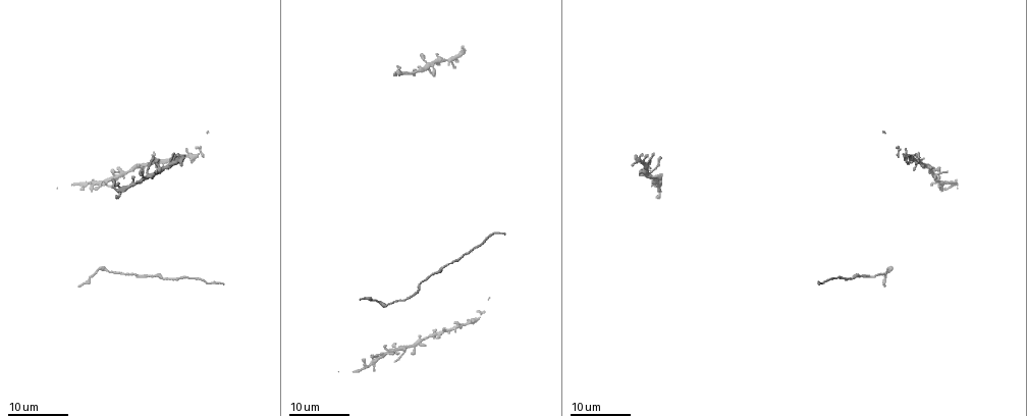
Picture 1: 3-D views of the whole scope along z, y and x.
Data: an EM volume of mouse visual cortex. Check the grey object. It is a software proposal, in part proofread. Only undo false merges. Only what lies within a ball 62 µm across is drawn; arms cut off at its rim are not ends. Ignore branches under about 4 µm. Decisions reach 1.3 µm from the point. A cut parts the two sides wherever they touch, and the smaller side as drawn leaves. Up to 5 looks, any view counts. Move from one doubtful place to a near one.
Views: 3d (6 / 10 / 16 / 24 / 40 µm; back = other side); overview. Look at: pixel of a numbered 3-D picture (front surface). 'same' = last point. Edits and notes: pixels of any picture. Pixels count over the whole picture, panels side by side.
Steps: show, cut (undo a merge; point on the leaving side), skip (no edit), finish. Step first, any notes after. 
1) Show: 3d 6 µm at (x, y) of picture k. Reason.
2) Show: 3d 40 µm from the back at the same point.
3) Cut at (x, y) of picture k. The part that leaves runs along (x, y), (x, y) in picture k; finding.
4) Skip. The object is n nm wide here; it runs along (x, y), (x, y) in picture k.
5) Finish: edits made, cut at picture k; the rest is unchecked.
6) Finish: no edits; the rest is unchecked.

Show: 3d 16 µm at (650, 176) of picture 1.

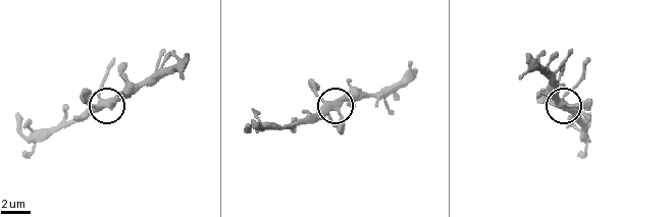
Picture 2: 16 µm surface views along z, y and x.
Show: 3d 6 µm at (101, 105) of picture 2.

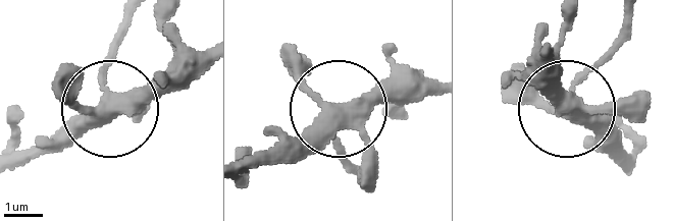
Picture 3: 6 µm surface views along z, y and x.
Skip. 5 arms meet here; one neuron here.

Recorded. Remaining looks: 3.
Show: 3d 24 µm at (104, 265) of picture 1.

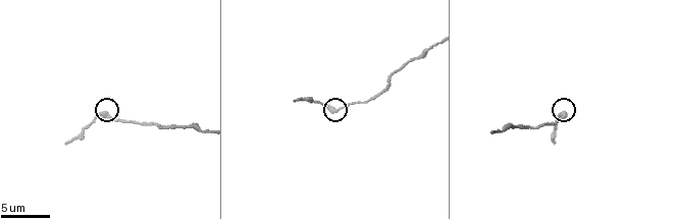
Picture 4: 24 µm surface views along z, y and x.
Show: 3d 6 µm at (564, 112) of picture 4.

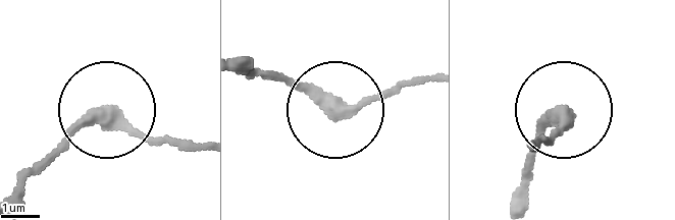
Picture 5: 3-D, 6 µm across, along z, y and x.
Skip. The object is 340 nm wide here; continuous, no second neuron.

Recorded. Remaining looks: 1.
Show: 3d 6 µm at (503, 129) of picture 4.

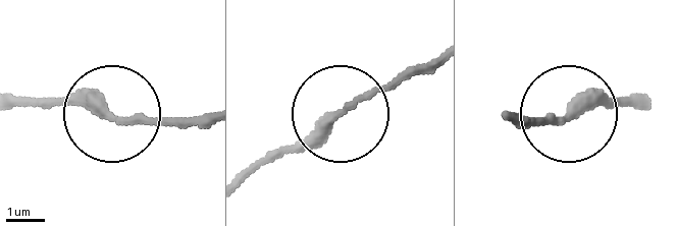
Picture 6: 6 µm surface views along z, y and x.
Skip. The object is 220 nm wide here; it runs along (570, 116), (638, 103) in picture 6; all the same neuron.

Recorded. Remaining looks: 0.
Finish: no edits; the rest is unchecked.

